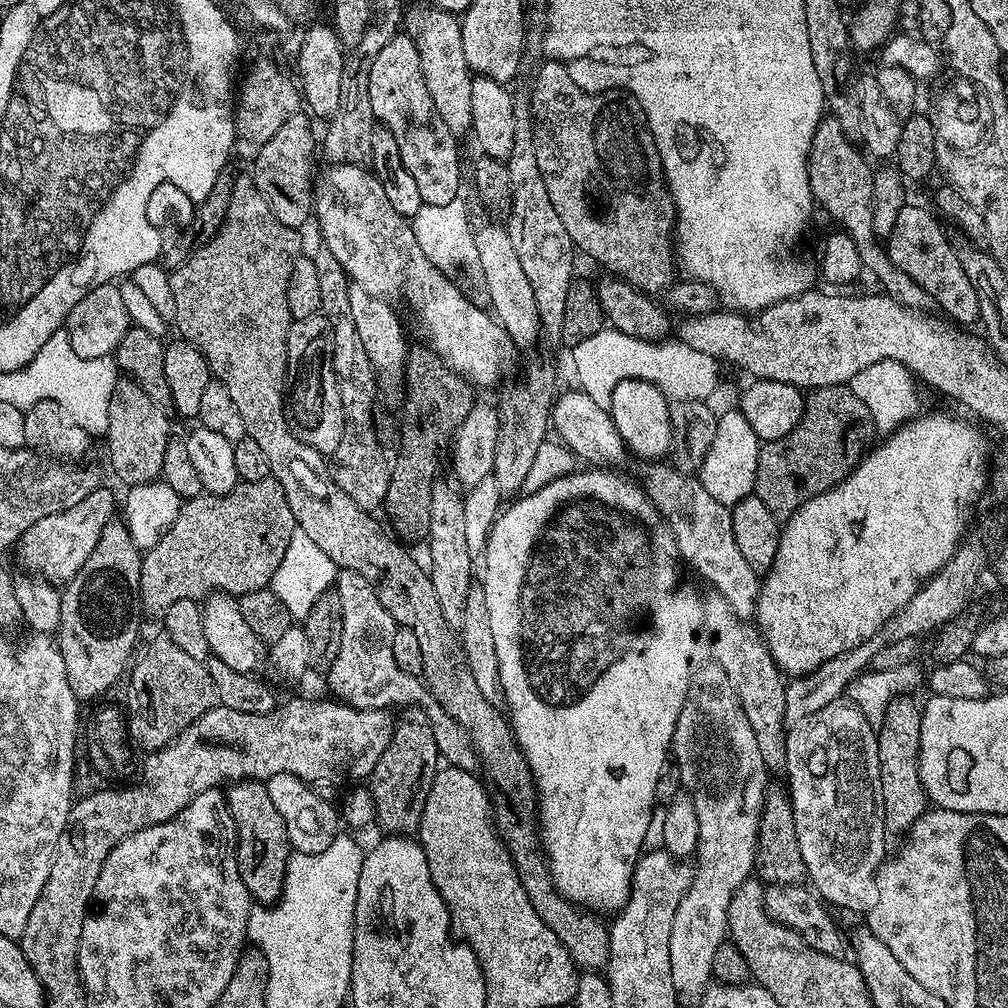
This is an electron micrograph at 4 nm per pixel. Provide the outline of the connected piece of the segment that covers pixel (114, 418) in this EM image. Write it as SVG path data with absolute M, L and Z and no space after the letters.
M127 378L117 379L116 385L114 386L114 394L110 394L110 414L108 415L108 430L106 433L106 439L108 439L108 460L112 463L112 472L117 476L118 479L124 483L124 486L131 486L134 484L148 484L152 480L161 479L161 472L163 470L163 454L166 451L166 446L170 437L173 435L172 428L168 425L168 416L163 407L161 405L156 404L154 402L154 398L150 398L150 394L146 394L146 390L142 390L142 386L138 386L134 383L133 380L129 380Z

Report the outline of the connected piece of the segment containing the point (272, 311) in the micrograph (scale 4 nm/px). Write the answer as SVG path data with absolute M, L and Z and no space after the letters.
M240 174L237 175L232 191L227 193L228 201L230 202L230 210L226 210L226 218L222 222L222 226L212 236L207 237L203 243L197 247L192 255L186 258L186 262L182 262L182 266L171 269L170 272L170 290L174 290L174 314L176 319L174 321L174 328L176 328L181 337L192 344L196 349L204 355L208 368L211 370L213 377L222 382L222 386L226 386L226 391L229 392L234 406L238 406L238 414L242 414L242 422L244 423L244 434L249 436L254 441L258 442L259 448L262 449L266 456L266 462L269 463L269 470L271 476L277 479L282 484L285 490L286 501L290 504L290 510L293 511L293 518L296 520L296 527L301 528L306 535L313 540L318 547L330 557L330 562L336 564L337 569L344 569L346 571L354 571L356 574L362 575L363 578L369 580L373 589L377 592L377 596L382 606L389 611L393 616L395 623L399 626L407 628L411 633L418 638L419 645L422 648L422 666L424 667L422 673L422 680L428 686L431 692L431 699L436 699L438 703L444 707L444 712L457 724L459 731L468 736L469 742L473 746L473 750L479 756L479 763L482 765L482 776L485 781L490 785L492 801L492 814L496 822L496 833L502 838L502 842L506 846L506 850L512 859L514 870L518 870L518 878L522 882L522 890L526 890L526 898L530 898L530 906L534 906L534 914L538 914L538 918L542 918L542 922L546 922L546 926L550 926L550 930L554 930L554 934L558 934L558 942L562 942L562 946L566 946L566 950L570 954L570 958L576 963L577 969L580 970L600 970L607 965L608 951L610 950L610 938L608 937L609 925L603 924L599 915L593 914L591 911L585 910L579 904L572 904L558 889L556 889L555 882L552 881L552 871L548 869L548 857L544 854L544 841L540 839L540 822L538 819L538 793L536 790L536 782L532 778L532 771L524 757L524 751L521 750L519 744L516 743L509 721L505 715L497 708L497 705L486 702L486 698L482 696L482 690L478 690L478 682L474 682L474 674L470 674L470 666L466 662L466 654L464 647L460 645L460 637L451 628L450 625L444 622L444 615L442 614L442 606L438 606L438 594L434 594L434 586L432 585L431 575L426 571L425 565L420 565L406 549L402 548L396 541L391 540L381 530L379 524L371 520L369 513L365 509L360 508L354 502L354 498L350 498L350 494L346 494L334 482L332 477L332 470L329 461L326 459L325 453L314 450L310 446L306 446L306 442L302 442L297 436L292 433L291 428L288 427L288 414L286 411L286 381L288 379L288 331L292 325L293 318L290 314L290 306L286 303L286 285L290 282L290 270L294 270L294 262L302 255L302 248L300 248L300 235L301 233L295 228L290 226L282 226L282 222L278 222L278 218L274 218L274 210L270 210L270 206L266 202L266 198L262 198L262 190L258 190L258 186L252 181L251 175Z

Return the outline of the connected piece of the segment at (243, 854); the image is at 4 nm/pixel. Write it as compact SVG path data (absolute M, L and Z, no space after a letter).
M238 780L227 789L228 809L236 823L236 861L238 874L249 896L260 906L271 906L284 892L286 866L290 845L286 834L286 822L274 806L263 780Z

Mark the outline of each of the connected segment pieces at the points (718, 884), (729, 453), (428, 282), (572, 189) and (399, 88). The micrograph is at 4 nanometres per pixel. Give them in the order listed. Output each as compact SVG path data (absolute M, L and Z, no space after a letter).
M701 663L695 669L692 684L688 688L688 697L682 706L682 714L678 714L678 722L674 726L674 738L670 749L671 759L674 761L676 769L680 771L680 782L683 791L688 793L689 798L694 802L694 811L698 813L698 846L694 853L696 865L692 874L692 885L682 898L682 902L678 906L678 914L674 916L674 922L670 928L670 974L674 978L674 990L681 997L694 996L694 998L702 997L709 985L713 983L714 954L717 952L718 946L722 946L726 942L728 936L730 898L734 898L734 890L738 890L738 886L742 886L742 882L750 879L756 867L756 847L758 846L758 834L760 833L760 819L764 809L764 798L770 791L770 783L768 784L770 773L766 762L762 762L762 750L758 750L758 738L754 738L754 726L750 726L750 722L746 719L746 710L742 710L738 694L734 690L734 686L730 686L730 678L726 678L726 670L722 670L722 666L718 663L707 663L704 665Z
M739 410L720 412L716 417L716 433L710 450L705 454L704 461L698 473L700 485L718 502L729 506L753 495L756 487L756 471L758 470L758 454L762 441L758 434L746 422Z
M336 162L331 166L333 168L326 169L321 176L319 173L318 179L314 184L314 224L317 224L317 226L320 227L320 236L324 239L321 240L323 247L328 248L330 254L334 254L334 258L338 258L338 262L344 267L344 272L350 278L351 283L362 286L367 292L374 294L383 300L389 302L401 300L401 302L412 311L412 316L416 319L416 324L420 327L421 334L424 335L421 336L423 343L435 350L442 358L442 362L446 362L446 364L453 368L459 376L464 376L477 389L483 390L483 388L492 388L503 378L503 376L510 375L512 372L512 363L515 362L518 352L513 345L512 339L508 337L508 331L505 330L504 325L496 319L491 311L485 310L485 312L483 312L474 301L467 300L467 298L464 297L446 277L444 277L447 275L445 275L441 269L435 268L430 262L430 258L426 258L426 254L422 254L422 246L418 246L418 238L414 238L414 230L412 229L411 223L409 223L402 214L398 214L398 210L394 210L394 206L390 206L390 202L386 198L384 184L376 177L376 173L359 164Z
M545 59L540 73L536 76L536 90L530 97L532 106L532 141L534 142L534 158L538 158L538 170L542 170L542 182L546 182L546 194L550 194L550 202L554 210L558 210L558 218L562 218L562 226L566 226L566 234L570 234L573 245L580 248L592 260L597 260L611 275L628 281L645 294L663 293L672 287L678 276L677 254L674 251L674 233L676 231L676 207L668 192L668 182L664 179L664 167L660 151L656 145L654 134L650 134L650 126L646 122L646 114L631 92L620 90L614 94L593 94L584 92L570 78L568 69L558 60Z
M407 34L390 38L378 58L374 58L374 66L370 66L370 106L377 121L394 134L398 154L402 154L402 166L410 170L410 178L414 178L422 202L446 206L446 202L457 199L461 195L458 138L450 134L446 122L442 122L438 110L434 110L434 98L430 98L426 78L422 78L418 46L414 46Z

